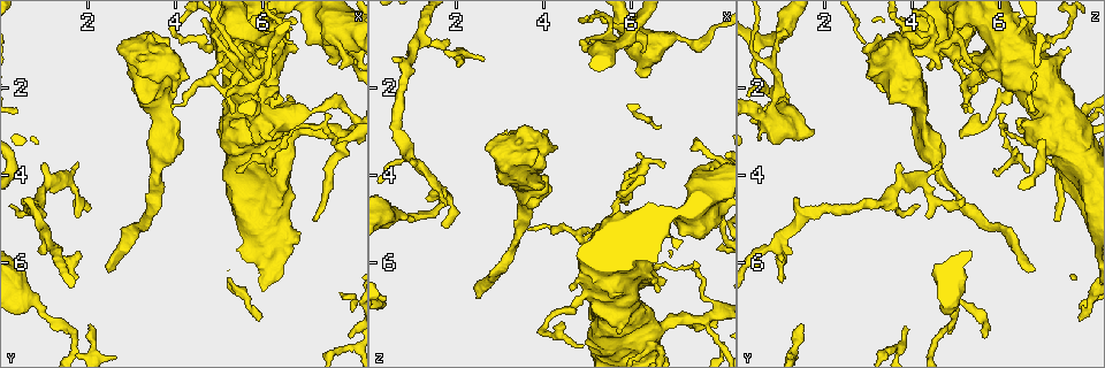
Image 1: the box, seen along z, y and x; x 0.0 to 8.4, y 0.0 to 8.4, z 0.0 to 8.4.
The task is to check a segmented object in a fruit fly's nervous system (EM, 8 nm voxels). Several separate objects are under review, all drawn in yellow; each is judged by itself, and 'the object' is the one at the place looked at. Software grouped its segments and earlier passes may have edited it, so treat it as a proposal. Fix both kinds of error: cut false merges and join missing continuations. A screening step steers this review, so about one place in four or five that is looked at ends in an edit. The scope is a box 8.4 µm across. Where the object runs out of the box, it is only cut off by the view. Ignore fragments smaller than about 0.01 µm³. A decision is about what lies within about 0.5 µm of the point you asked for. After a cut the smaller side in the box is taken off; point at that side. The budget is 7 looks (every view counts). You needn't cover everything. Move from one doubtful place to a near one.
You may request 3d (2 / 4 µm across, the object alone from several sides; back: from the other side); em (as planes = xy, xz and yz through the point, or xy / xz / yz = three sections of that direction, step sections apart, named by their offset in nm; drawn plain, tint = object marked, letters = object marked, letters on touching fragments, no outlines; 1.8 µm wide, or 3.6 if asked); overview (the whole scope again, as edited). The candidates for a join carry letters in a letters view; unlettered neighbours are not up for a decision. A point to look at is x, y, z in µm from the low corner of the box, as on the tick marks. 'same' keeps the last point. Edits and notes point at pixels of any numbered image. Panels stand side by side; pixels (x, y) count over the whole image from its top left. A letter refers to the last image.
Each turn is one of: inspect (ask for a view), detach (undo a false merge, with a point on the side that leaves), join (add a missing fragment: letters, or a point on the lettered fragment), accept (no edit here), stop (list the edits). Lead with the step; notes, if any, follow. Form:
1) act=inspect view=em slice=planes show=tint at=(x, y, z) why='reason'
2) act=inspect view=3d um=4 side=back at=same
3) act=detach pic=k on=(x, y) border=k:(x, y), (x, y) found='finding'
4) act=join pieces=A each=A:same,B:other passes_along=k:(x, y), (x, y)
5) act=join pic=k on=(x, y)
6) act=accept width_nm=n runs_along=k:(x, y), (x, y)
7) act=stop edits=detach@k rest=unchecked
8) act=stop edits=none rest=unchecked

act=inspect view=3d um=2 at=(7.20, 5.00, 7.20) why='tapers out'

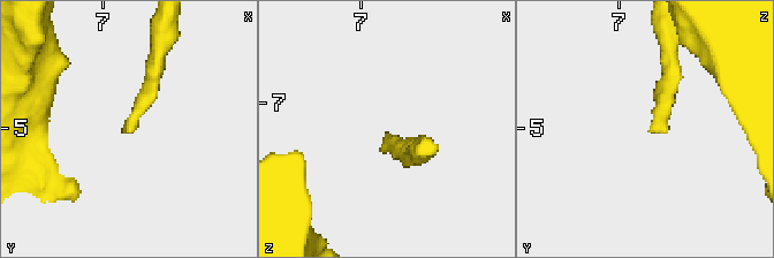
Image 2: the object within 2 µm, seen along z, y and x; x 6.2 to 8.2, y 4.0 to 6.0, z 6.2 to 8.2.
act=inspect view=em um=3.6 slice=planes show=letters at=(7.16, 5.00, 7.28) why='need the tissue'

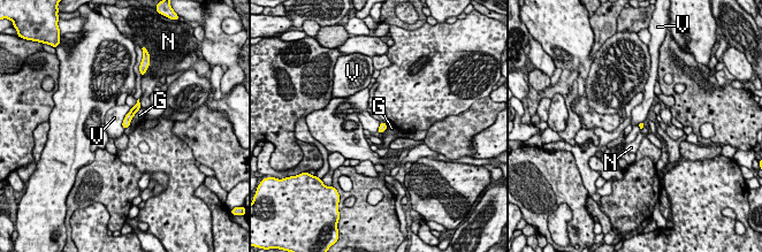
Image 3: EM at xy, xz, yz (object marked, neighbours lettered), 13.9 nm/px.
act=accept each=G:other,N:other,V:other border=3:(131, 108), (123, 120), (123, 129) found='no lettered fragment goes on from it'

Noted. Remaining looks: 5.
act=inspect view=3d um=2 at=(1.80, 3.70, 4.70)

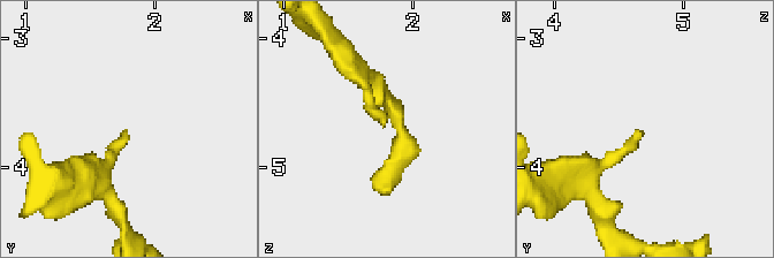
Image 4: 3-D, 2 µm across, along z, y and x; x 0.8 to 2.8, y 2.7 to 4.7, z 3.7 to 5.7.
act=inspect view=em slice=yz step=4 show=letters at=(1.76, 3.72, 4.66) why='need the tissue'

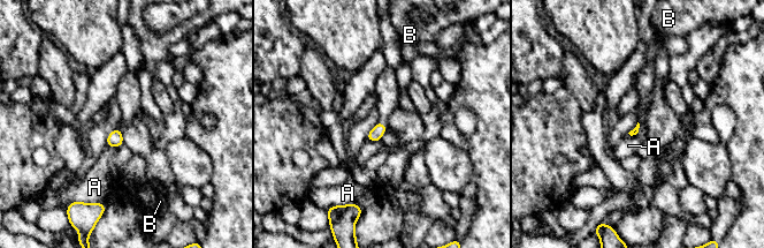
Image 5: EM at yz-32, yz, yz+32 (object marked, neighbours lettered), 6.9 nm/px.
act=accept each=A:other,B:other border=5:(367, 138), (372, 141), (380, 140) found='no lettered fragment goes on from it'

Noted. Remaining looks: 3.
act=inspect view=em slice=planes show=letters at=(2.50, 6.15, 6.75) why='long arm stops here'

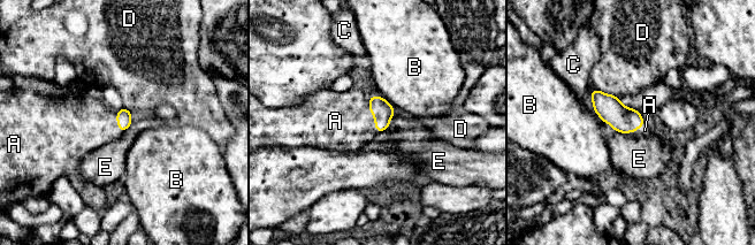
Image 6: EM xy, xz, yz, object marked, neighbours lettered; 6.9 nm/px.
act=join pieces=A each=A:same,B:other,C:other,D:other,E:other passes_along=6:(382, 110), (373, 115), (338, 121) found='the neuron continues'

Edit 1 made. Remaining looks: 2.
act=stop edits=join@6 rest=unchecked

